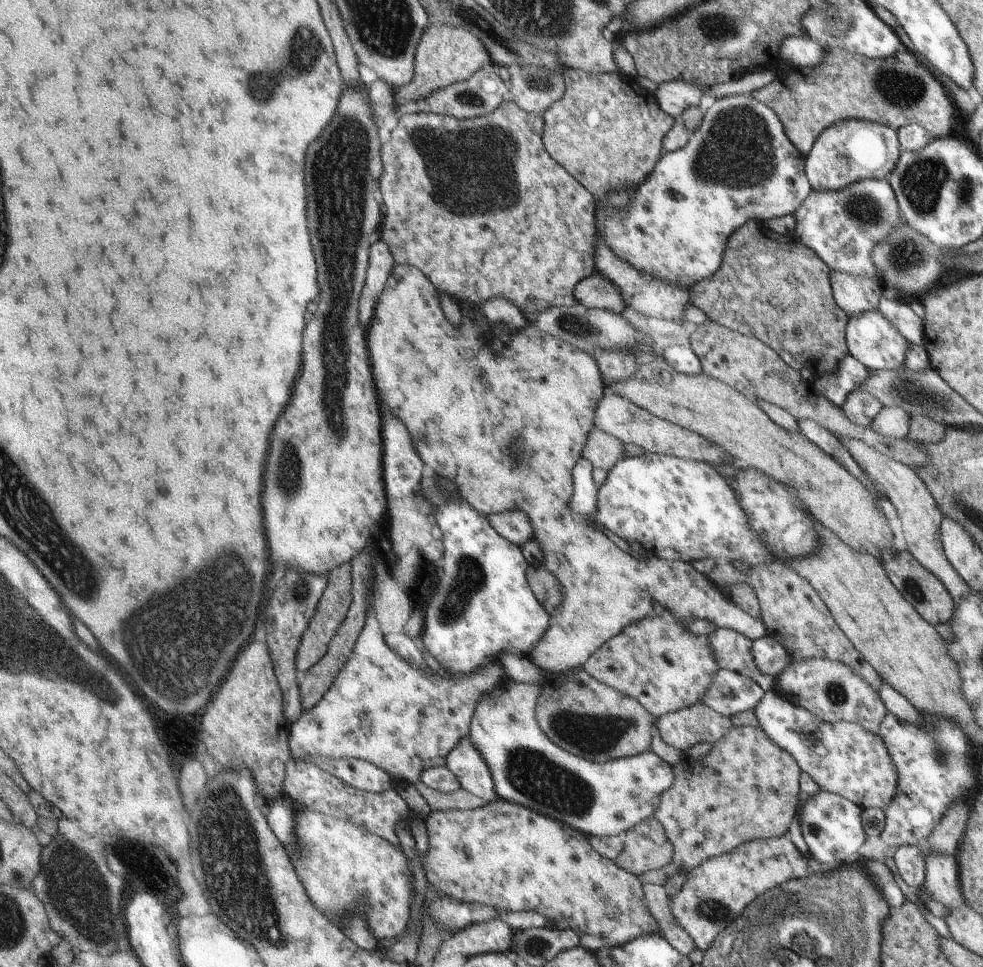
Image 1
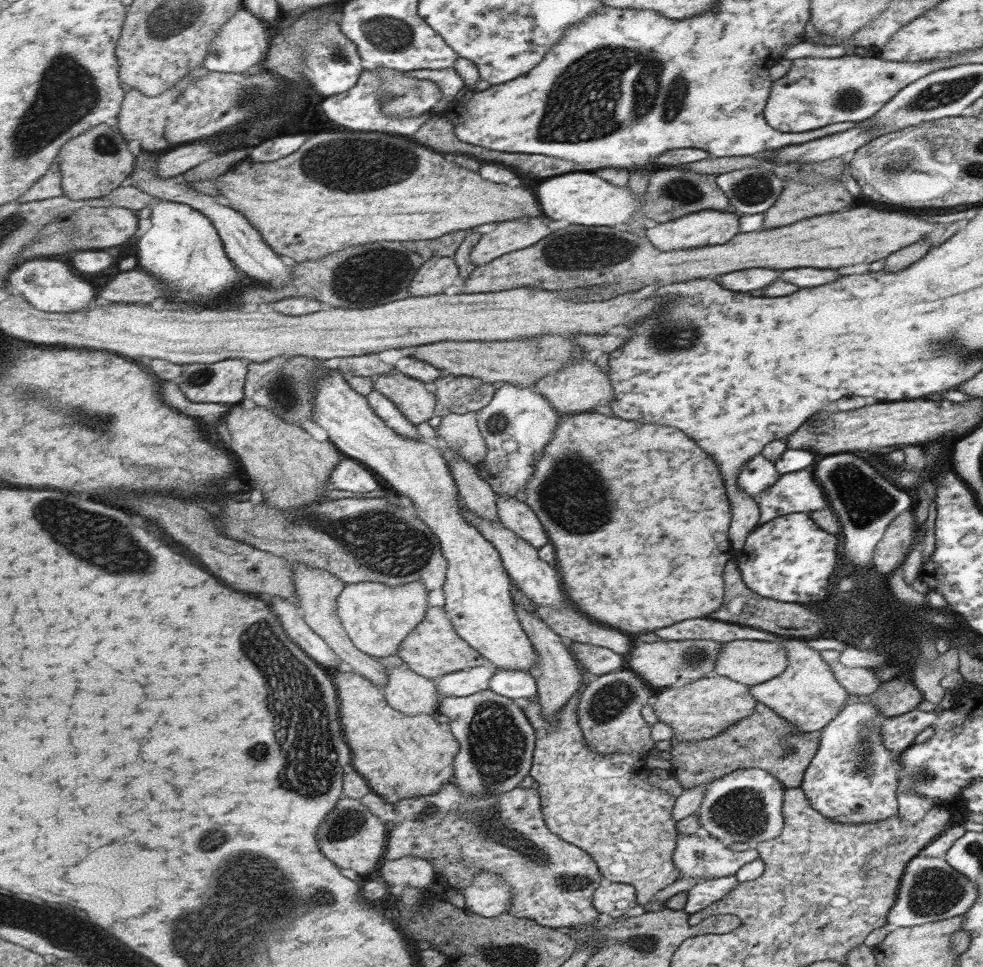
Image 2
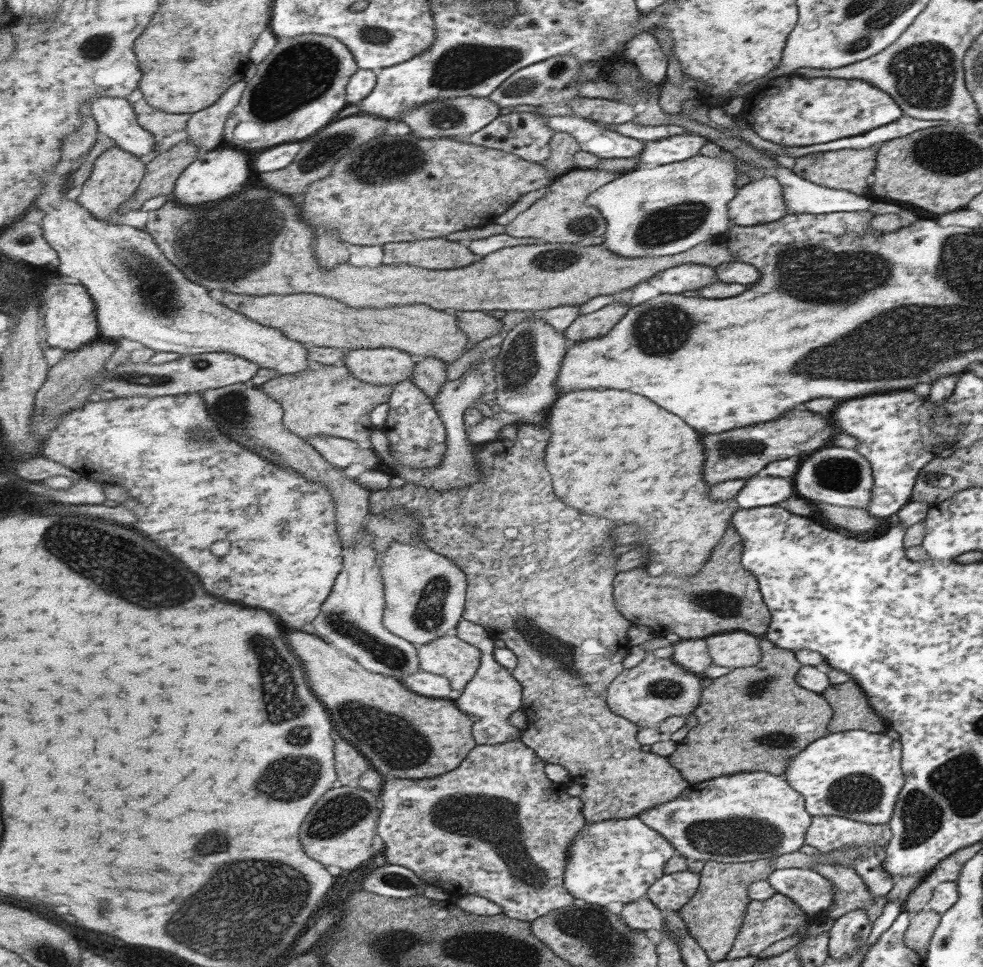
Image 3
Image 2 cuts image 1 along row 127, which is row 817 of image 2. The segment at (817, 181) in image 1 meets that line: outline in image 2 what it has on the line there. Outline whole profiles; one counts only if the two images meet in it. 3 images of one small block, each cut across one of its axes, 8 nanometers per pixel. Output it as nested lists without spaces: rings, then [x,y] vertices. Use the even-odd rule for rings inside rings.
[[[850,696],[840,713],[822,729],[821,748],[812,764],[805,772],[805,780],[799,786],[809,797],[814,810],[834,822],[867,824],[880,822],[882,819],[897,816],[900,813],[900,802],[896,802],[896,788],[898,782],[898,768],[896,762],[890,758],[890,749],[882,741],[882,722],[885,716],[879,714],[876,708],[870,708],[866,702]]]

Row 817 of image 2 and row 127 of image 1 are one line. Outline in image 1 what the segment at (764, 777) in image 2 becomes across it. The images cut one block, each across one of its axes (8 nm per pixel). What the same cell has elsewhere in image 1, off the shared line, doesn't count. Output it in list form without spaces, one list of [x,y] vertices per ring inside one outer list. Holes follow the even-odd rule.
[[[750,93],[734,94],[734,96],[724,96],[716,101],[713,107],[703,116],[698,130],[694,132],[684,148],[661,155],[661,160],[657,162],[657,166],[654,166],[654,170],[648,174],[643,184],[638,187],[636,194],[630,198],[630,204],[626,208],[618,210],[618,208],[612,208],[612,206],[610,208],[602,206],[602,208],[598,208],[598,214],[595,218],[598,218],[598,232],[600,232],[602,240],[606,242],[606,246],[612,250],[612,254],[616,254],[618,258],[628,262],[632,268],[636,268],[642,274],[654,276],[660,282],[670,282],[670,284],[676,284],[680,288],[688,288],[694,283],[712,278],[713,274],[721,268],[729,238],[735,230],[740,229],[748,221],[767,222],[796,213],[801,208],[802,202],[806,202],[806,198],[810,198],[811,189],[812,184],[805,172],[804,156],[793,145],[793,142],[790,142],[780,116],[774,114],[774,111],[770,110],[770,107],[766,106],[764,102],[752,98]]]

